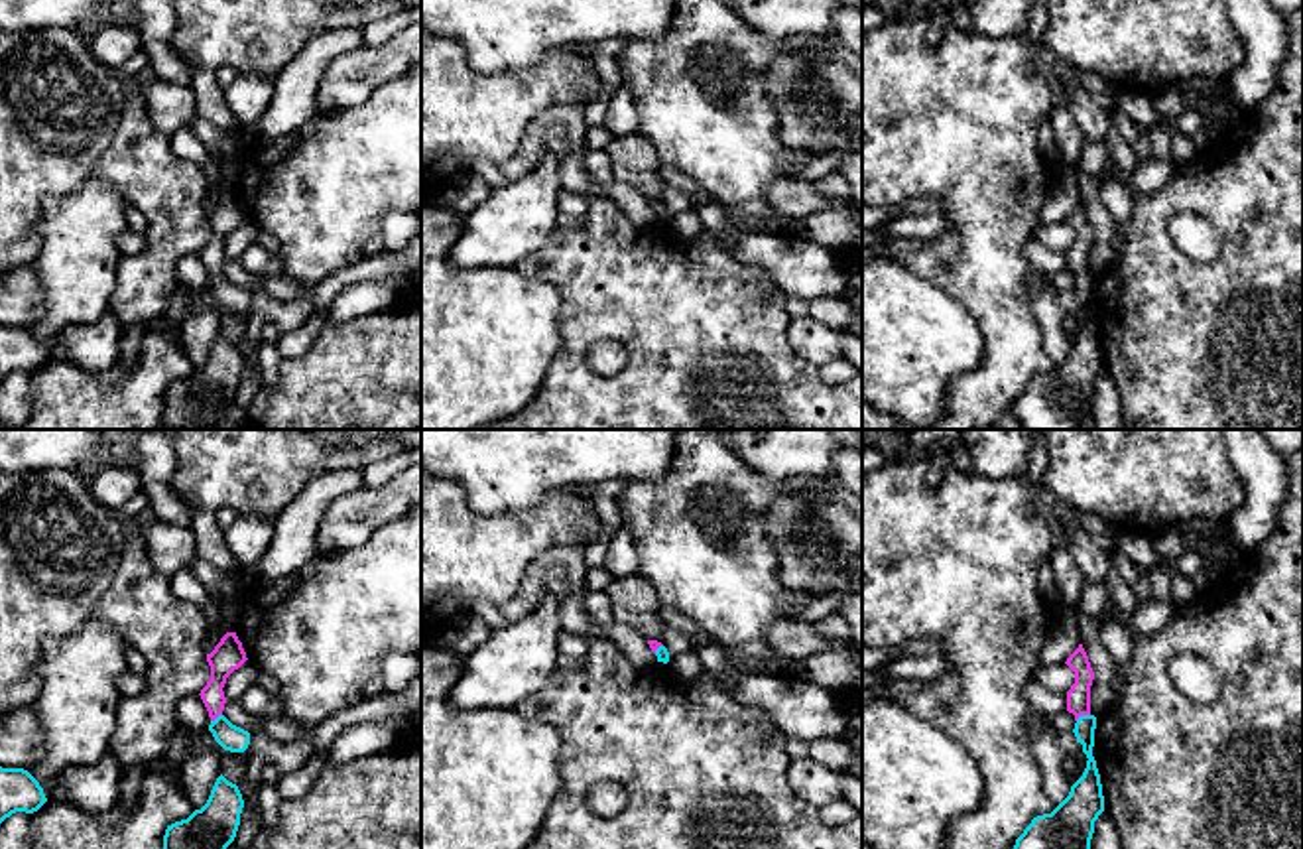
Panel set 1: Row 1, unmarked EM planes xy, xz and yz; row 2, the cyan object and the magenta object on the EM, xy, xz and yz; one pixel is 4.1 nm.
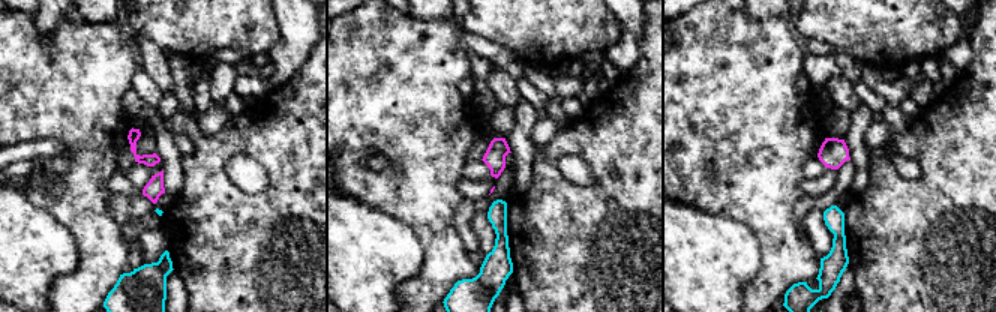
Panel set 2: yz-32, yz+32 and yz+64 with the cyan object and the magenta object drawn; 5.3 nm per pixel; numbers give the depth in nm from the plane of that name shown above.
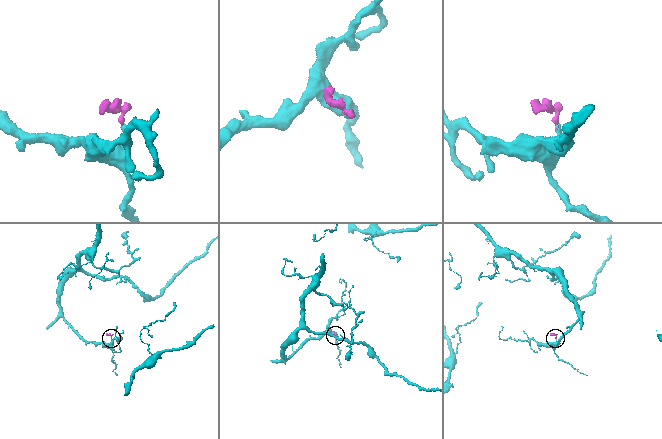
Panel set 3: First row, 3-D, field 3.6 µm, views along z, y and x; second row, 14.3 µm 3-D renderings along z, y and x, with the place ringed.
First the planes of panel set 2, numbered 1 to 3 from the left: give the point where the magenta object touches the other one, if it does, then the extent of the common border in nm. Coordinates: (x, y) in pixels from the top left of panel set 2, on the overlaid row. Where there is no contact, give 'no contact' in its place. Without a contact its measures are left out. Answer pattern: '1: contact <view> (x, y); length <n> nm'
1: no contact
2: no contact
3: no contact

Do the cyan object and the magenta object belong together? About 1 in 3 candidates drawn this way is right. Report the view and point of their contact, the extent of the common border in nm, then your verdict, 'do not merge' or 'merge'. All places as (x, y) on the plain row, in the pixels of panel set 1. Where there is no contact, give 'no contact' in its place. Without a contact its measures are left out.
yz (1081, 274) | 70 nm | merge

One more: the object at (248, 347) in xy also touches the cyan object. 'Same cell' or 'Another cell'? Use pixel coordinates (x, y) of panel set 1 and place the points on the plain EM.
Same cell

